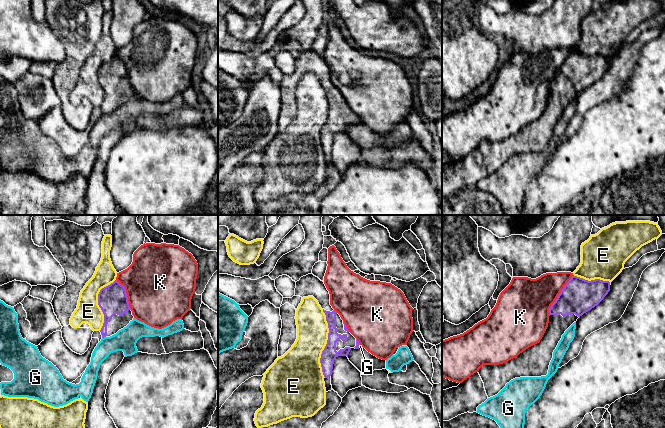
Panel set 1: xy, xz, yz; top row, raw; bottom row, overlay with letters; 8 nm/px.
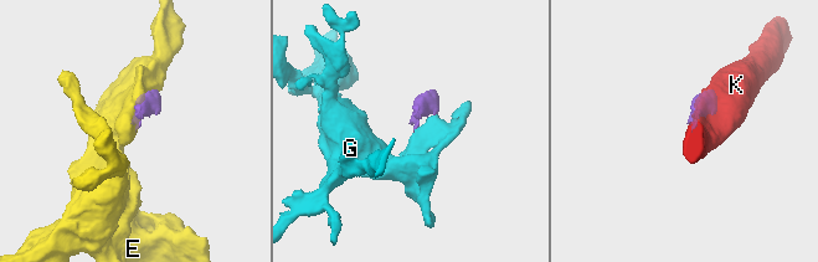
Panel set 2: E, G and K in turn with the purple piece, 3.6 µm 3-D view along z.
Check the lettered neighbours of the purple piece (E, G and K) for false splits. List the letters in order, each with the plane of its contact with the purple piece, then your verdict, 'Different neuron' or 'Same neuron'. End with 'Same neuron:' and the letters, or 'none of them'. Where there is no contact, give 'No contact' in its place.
E: Touches purple in xz. Different neuron
G: Touches purple in xy. Different neuron
K: Touches purple in yz. Different neuron
Same neuron: none of them

